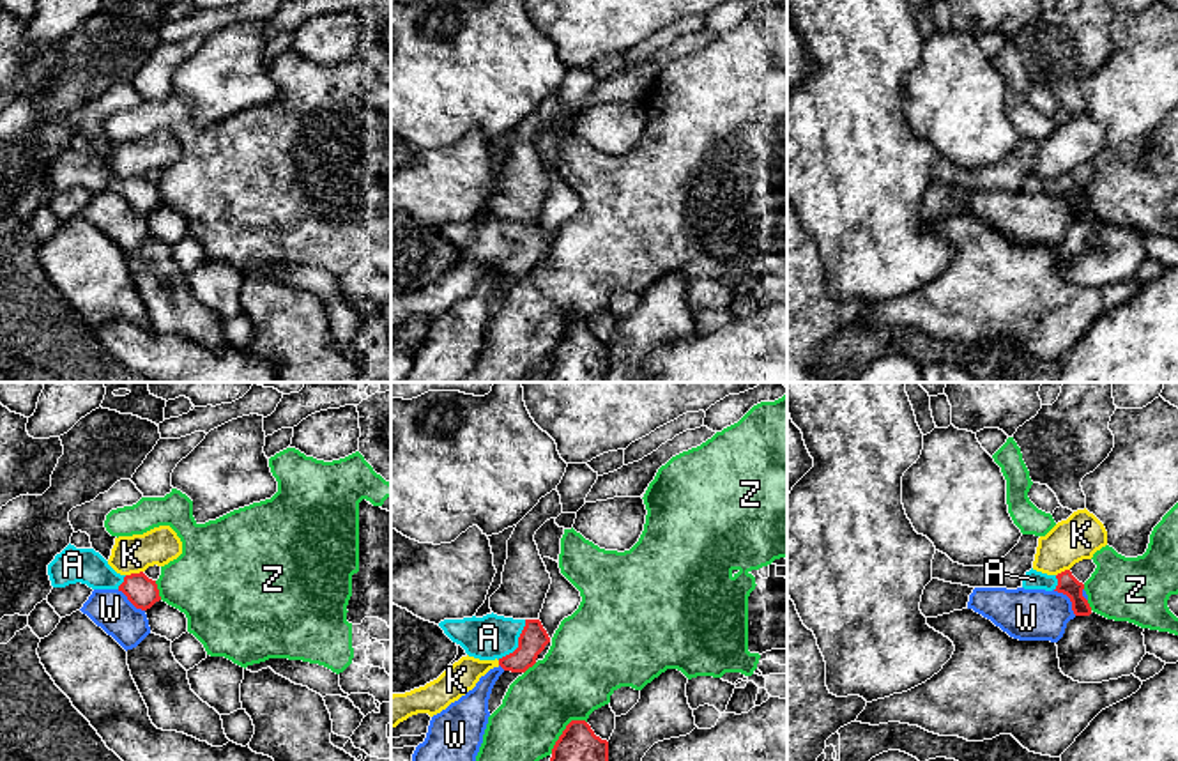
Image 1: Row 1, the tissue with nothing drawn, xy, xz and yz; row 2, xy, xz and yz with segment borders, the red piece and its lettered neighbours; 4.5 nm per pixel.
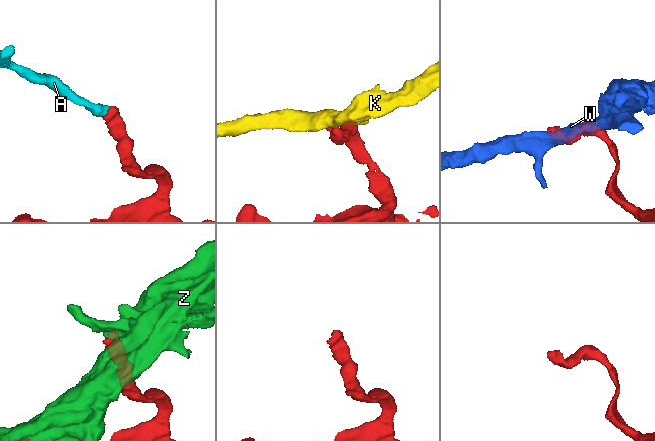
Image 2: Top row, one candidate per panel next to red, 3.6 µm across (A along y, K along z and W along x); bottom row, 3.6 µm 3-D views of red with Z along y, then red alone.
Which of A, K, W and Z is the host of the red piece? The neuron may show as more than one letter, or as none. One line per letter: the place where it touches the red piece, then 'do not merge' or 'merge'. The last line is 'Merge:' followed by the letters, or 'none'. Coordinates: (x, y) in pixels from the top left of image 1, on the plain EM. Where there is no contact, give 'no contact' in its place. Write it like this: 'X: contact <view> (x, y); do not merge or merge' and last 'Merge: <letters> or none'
A: contact xz (519, 246); merge
K: contact xy (133, 177); do not merge
W: contact yz (1069, 200); do not merge
Z: contact xz (565, 333); do not merge
Merge: A

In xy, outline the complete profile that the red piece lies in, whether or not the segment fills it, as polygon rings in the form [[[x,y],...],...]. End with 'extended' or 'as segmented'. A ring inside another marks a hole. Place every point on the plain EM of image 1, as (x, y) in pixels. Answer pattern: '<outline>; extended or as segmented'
[[[71,147],[48,168],[48,179],[53,191],[81,186],[92,193],[119,193],[142,214],[161,204],[156,184],[143,175],[120,179],[94,152],[76,152]]]; extended

